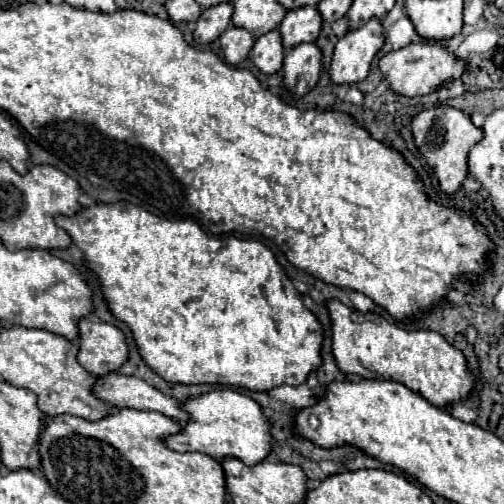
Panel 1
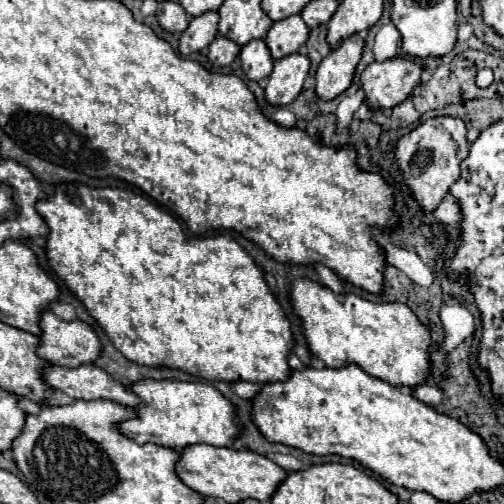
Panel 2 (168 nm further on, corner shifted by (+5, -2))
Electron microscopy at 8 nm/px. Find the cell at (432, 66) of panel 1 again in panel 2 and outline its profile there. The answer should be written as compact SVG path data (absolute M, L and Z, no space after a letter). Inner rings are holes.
M390 58L384 62L372 62L364 68L360 82L366 92L366 104L370 108L390 110L412 96L418 86L422 66L414 58Z

